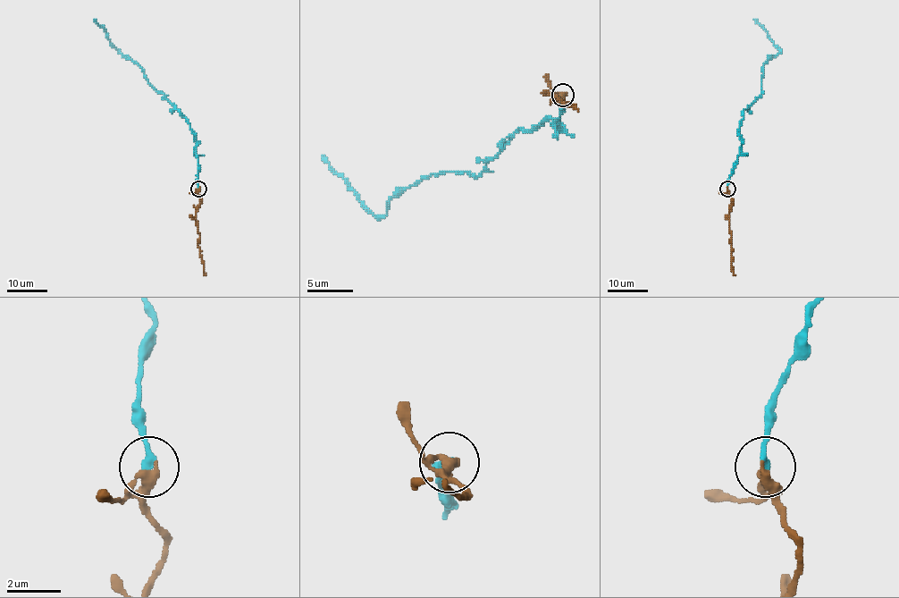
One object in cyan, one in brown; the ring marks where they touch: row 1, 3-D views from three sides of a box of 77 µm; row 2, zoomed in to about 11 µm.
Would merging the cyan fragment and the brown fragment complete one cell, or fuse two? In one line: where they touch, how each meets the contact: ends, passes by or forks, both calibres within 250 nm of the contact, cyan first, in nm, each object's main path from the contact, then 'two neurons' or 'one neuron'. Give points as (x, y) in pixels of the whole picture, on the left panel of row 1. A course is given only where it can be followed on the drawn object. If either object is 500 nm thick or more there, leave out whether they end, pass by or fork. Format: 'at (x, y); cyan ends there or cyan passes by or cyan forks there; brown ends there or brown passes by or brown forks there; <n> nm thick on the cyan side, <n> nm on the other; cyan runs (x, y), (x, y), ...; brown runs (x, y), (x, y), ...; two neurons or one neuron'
at (198, 189); cyan ends there; brown ends there; 280 nm thick on the cyan side, 480 nm on the other; cyan runs (198, 189), (197, 137), (189, 122), (161, 91), (149, 83), (138, 65), (113, 46), (106, 31), (94, 19); brown runs (198, 189), (201, 203), (197, 213), (197, 224), (205, 275); one neuron

